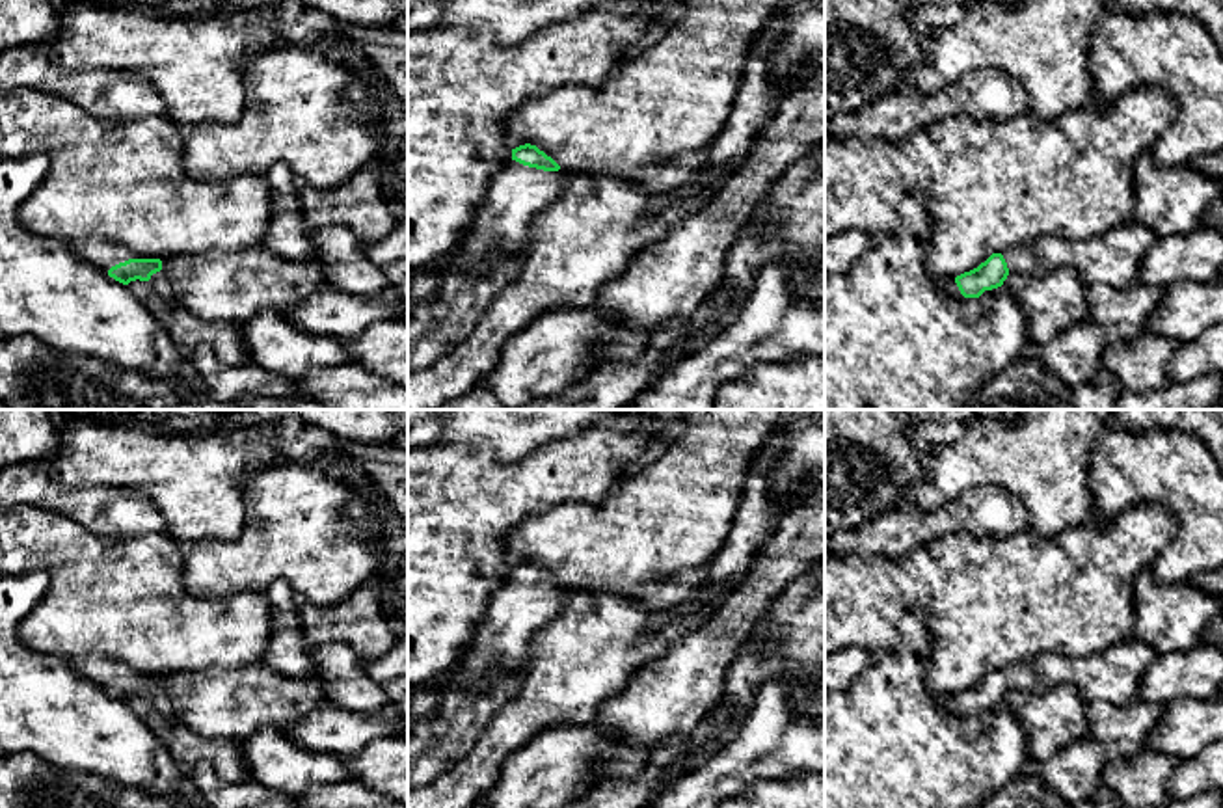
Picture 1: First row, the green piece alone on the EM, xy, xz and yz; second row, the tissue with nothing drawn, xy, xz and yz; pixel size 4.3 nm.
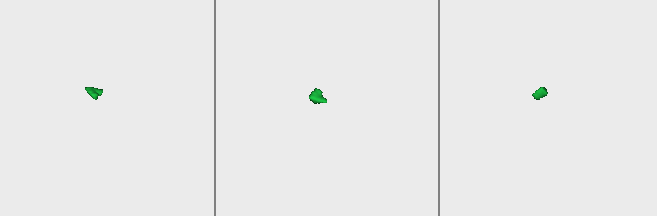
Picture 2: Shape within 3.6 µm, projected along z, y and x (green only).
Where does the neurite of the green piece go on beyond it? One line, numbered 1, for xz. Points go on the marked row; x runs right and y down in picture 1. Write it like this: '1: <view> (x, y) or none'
1: xz (516, 194)

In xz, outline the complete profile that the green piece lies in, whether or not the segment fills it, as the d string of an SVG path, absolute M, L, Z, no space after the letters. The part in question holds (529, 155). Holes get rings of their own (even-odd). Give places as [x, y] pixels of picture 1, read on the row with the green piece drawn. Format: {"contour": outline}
{"contour": "M536 145L512 149L512 160L491 177L488 201L450 253L452 266L486 274L499 255L521 249L534 218L564 192L568 175L558 169Z"}

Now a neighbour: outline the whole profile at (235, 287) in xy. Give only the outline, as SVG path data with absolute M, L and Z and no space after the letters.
M253 248L218 261L162 259L177 305L199 320L244 324L262 311L285 311L328 287L316 259L283 259Z

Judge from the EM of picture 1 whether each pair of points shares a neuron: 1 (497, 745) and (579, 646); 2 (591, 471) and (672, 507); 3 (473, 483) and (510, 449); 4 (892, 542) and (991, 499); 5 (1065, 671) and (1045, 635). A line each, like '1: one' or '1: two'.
1: one
2: two
3: two
4: one
5: two

